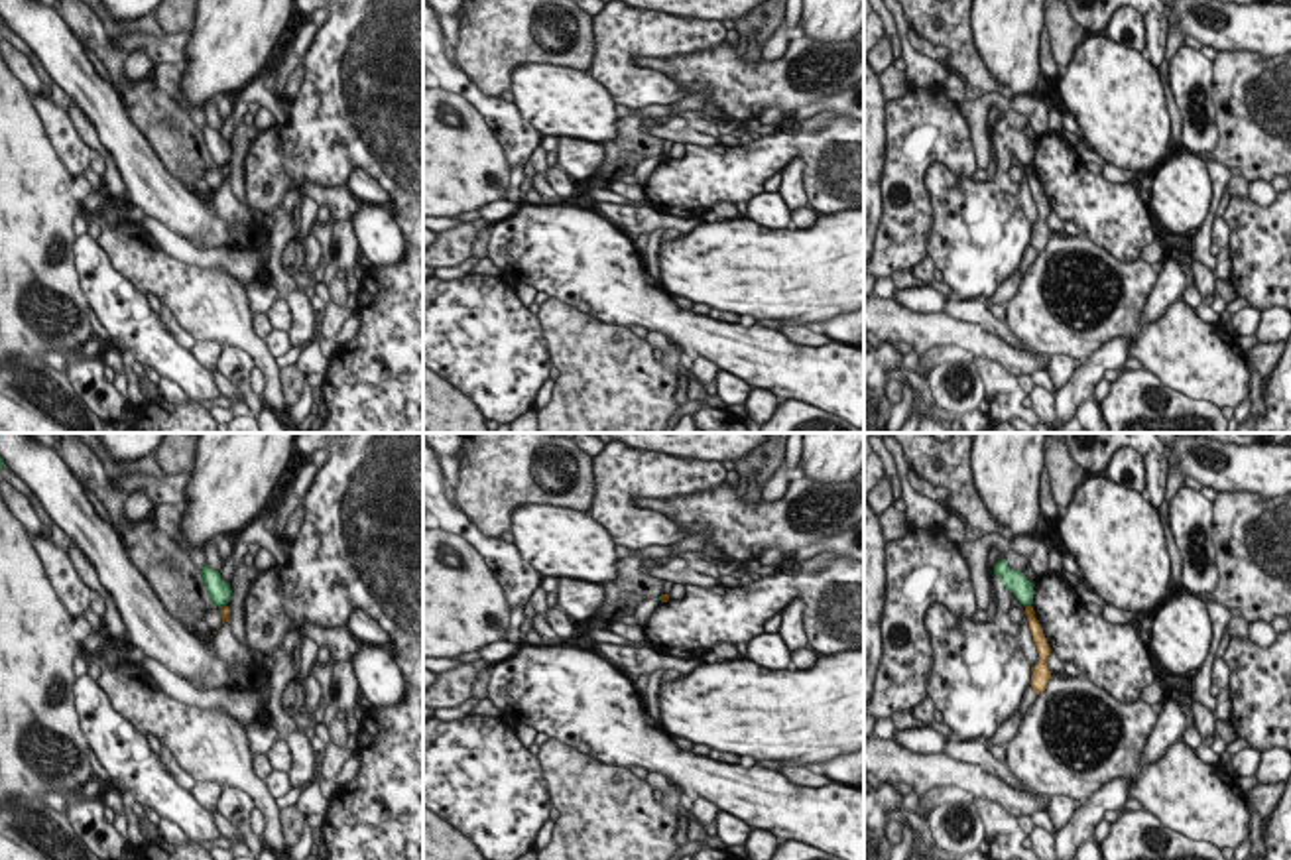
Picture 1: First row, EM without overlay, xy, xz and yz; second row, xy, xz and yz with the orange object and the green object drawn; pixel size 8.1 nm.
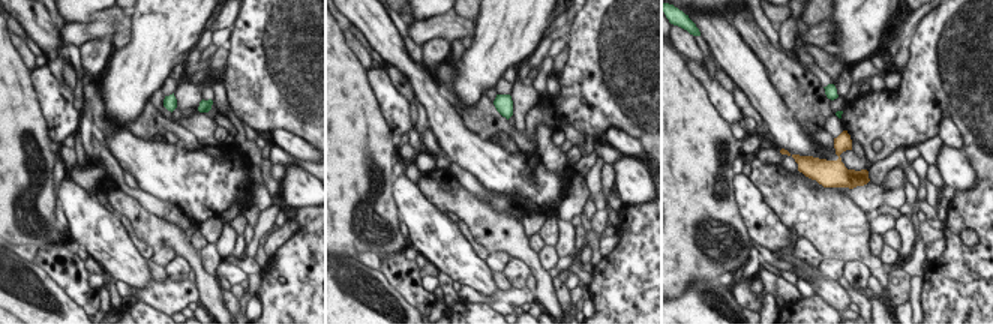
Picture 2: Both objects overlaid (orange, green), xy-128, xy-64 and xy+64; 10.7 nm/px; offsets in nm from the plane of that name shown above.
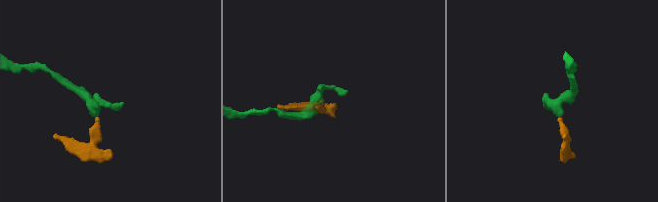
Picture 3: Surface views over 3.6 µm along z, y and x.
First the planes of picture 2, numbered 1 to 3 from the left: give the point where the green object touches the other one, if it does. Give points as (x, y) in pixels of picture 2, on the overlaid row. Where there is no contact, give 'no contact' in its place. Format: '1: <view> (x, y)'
1: no contact
2: no contact
3: no contact

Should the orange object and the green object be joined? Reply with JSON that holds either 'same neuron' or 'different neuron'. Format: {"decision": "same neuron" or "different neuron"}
{"decision": "different neuron"}

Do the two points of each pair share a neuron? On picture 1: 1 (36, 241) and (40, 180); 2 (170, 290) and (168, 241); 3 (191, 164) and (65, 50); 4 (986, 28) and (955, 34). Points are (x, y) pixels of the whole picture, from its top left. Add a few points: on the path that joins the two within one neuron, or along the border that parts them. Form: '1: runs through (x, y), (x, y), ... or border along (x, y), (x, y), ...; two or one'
1: runs through (36, 225), (36, 195); one
2: border along (140, 225), (168, 254), (187, 264), (213, 268); two
3: border along (109, 79), (128, 121), (146, 140); two
4: border along (971, 20), (975, 48), (990, 73); two

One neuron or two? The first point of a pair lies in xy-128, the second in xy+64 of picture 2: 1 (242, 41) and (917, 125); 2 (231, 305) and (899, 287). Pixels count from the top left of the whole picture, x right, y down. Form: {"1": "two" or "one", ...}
{"1": "one", "2": "one"}

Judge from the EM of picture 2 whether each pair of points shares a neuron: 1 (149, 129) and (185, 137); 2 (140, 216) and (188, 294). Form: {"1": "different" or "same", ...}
{"1": "same", "2": "different"}

